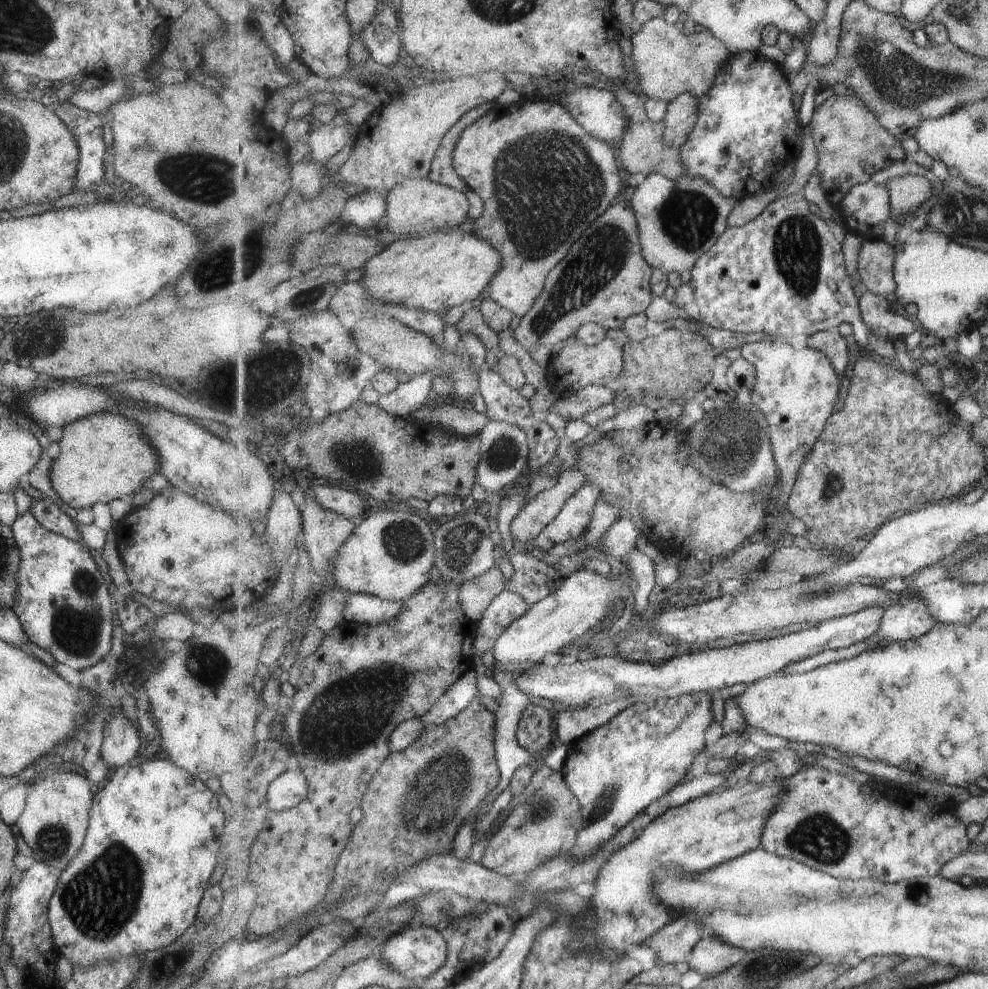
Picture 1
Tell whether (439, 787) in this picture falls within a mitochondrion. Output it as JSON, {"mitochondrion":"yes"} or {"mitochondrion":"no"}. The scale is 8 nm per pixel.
{"mitochondrion":"yes"}

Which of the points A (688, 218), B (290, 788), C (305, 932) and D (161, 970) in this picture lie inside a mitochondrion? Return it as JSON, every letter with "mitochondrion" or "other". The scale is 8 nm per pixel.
{"A":"mitochondrion","B":"other","C":"other","D":"mitochondrion"}

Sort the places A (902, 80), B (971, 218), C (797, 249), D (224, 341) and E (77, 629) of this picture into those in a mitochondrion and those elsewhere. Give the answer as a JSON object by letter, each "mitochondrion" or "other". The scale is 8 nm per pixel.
{"A":"mitochondrion","B":"mitochondrion","C":"mitochondrion","D":"other","E":"mitochondrion"}

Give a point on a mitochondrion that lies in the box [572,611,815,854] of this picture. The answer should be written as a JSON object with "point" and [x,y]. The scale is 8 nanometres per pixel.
{"point":[607,799]}

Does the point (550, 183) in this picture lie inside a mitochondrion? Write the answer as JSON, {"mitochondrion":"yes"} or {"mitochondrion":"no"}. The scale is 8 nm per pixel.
{"mitochondrion":"yes"}

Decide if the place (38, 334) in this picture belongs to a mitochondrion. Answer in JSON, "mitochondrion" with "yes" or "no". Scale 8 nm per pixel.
{"mitochondrion":"yes"}

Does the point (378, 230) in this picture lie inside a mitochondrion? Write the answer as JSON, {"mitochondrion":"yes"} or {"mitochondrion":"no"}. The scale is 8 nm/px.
{"mitochondrion":"no"}

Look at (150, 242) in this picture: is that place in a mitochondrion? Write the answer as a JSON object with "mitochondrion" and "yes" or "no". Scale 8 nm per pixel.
{"mitochondrion":"no"}

